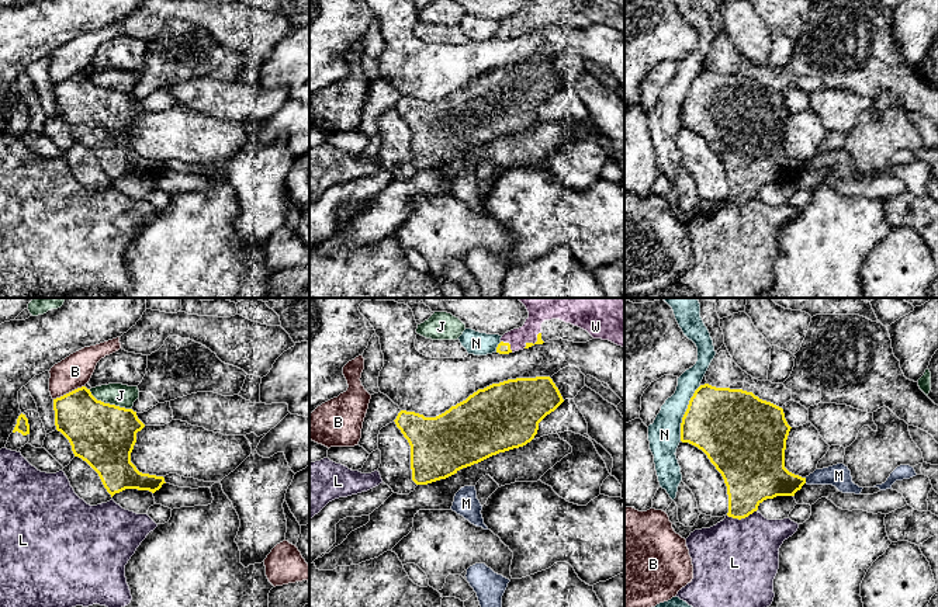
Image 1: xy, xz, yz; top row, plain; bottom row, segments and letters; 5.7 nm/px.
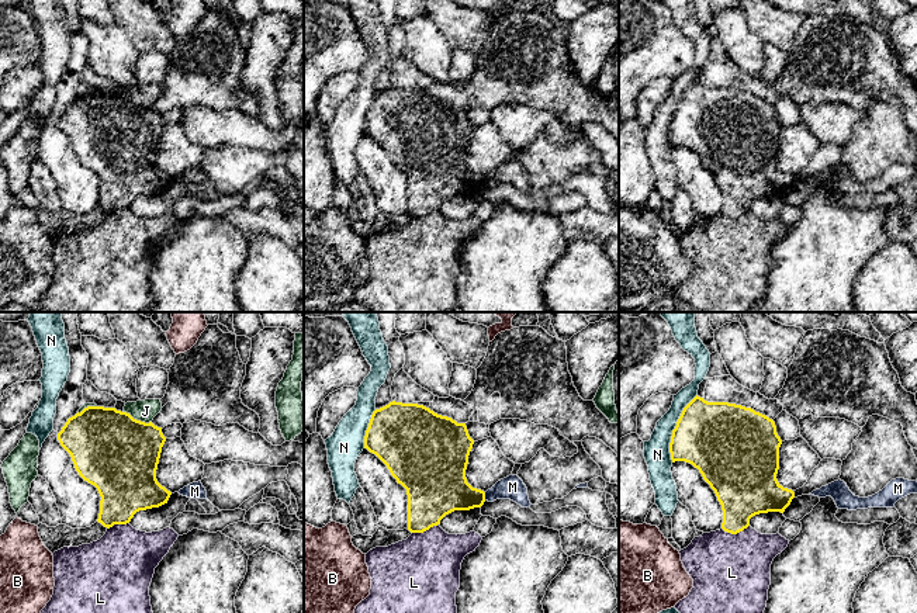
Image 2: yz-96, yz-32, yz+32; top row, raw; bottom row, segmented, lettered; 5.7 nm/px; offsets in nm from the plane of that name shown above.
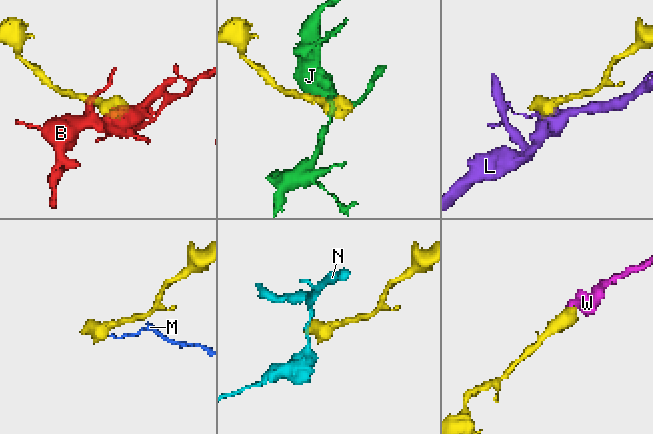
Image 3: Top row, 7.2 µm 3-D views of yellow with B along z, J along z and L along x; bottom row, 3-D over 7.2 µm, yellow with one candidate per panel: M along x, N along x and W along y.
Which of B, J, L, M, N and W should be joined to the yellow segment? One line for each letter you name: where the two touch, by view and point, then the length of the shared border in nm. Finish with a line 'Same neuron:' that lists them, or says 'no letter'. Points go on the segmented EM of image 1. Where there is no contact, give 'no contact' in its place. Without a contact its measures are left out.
W: meets yellow in xz at (509, 344); contact 100 nm long
Same neuron: W

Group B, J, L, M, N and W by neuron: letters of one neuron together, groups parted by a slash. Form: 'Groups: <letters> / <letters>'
Groups: B / J / L / M / N / W

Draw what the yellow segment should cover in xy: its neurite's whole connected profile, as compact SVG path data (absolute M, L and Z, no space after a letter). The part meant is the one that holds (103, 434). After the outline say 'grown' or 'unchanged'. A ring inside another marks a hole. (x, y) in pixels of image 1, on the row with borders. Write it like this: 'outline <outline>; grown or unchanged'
outline M82 386L53 399L53 410L56 430L69 440L75 457L86 461L98 474L111 497L125 489L155 493L166 483L163 476L142 474L131 462L136 433L145 427L132 409L97 400L90 389Z; unchanged

